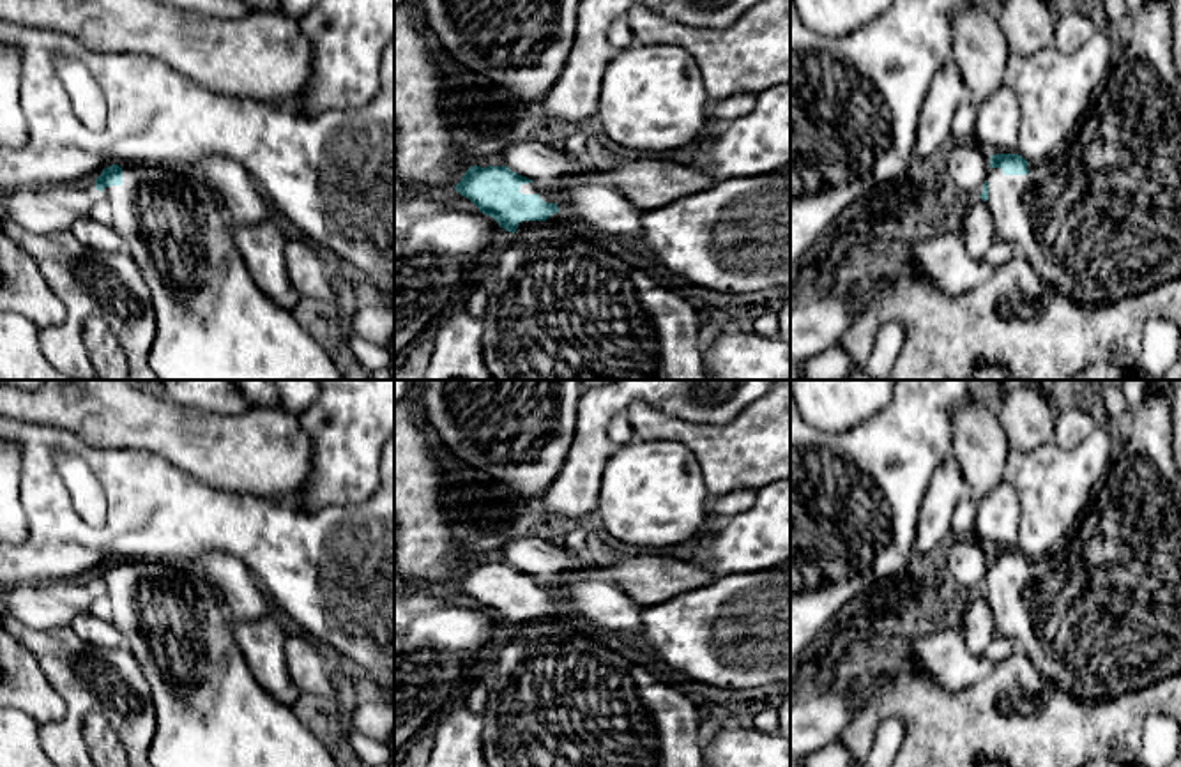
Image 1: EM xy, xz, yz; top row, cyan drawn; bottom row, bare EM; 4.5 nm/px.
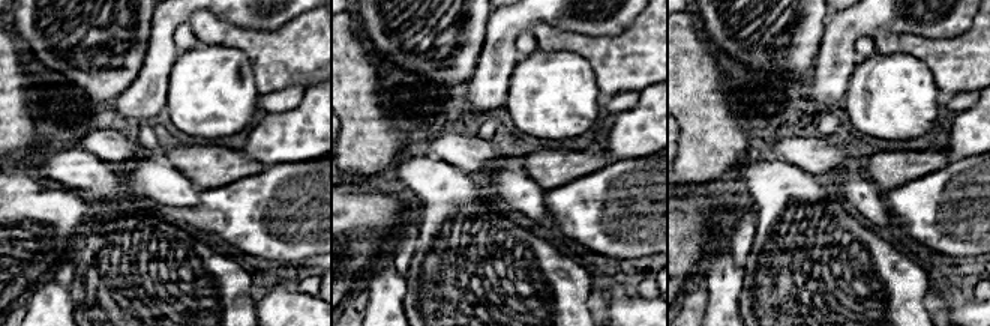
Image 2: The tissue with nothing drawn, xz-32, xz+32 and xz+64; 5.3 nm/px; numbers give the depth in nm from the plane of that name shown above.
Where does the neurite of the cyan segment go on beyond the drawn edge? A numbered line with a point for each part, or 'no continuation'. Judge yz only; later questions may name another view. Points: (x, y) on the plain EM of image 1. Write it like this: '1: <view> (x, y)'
1: yz (1100, 617)

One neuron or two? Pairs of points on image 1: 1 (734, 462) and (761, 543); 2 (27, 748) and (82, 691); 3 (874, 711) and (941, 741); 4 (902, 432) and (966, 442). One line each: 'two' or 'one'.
1: two
2: one
3: one
4: two

